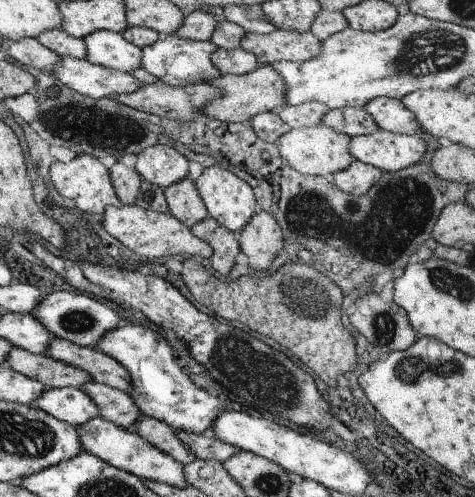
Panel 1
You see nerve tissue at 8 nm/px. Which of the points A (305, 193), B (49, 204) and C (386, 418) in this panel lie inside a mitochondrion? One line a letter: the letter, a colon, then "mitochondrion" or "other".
A: mitochondrion
B: other
C: other

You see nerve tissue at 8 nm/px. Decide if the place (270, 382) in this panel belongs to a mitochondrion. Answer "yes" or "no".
yes

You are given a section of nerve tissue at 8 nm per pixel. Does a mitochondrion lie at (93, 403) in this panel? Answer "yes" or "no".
no

